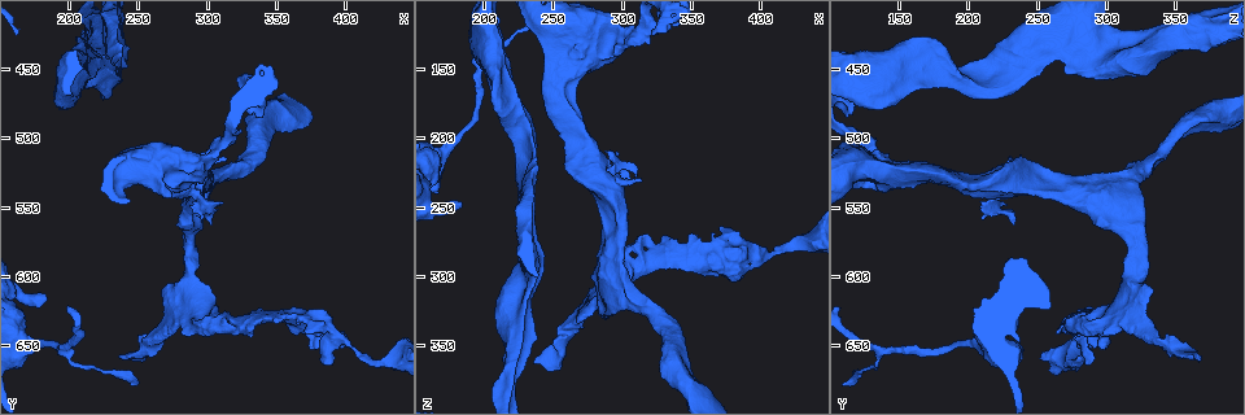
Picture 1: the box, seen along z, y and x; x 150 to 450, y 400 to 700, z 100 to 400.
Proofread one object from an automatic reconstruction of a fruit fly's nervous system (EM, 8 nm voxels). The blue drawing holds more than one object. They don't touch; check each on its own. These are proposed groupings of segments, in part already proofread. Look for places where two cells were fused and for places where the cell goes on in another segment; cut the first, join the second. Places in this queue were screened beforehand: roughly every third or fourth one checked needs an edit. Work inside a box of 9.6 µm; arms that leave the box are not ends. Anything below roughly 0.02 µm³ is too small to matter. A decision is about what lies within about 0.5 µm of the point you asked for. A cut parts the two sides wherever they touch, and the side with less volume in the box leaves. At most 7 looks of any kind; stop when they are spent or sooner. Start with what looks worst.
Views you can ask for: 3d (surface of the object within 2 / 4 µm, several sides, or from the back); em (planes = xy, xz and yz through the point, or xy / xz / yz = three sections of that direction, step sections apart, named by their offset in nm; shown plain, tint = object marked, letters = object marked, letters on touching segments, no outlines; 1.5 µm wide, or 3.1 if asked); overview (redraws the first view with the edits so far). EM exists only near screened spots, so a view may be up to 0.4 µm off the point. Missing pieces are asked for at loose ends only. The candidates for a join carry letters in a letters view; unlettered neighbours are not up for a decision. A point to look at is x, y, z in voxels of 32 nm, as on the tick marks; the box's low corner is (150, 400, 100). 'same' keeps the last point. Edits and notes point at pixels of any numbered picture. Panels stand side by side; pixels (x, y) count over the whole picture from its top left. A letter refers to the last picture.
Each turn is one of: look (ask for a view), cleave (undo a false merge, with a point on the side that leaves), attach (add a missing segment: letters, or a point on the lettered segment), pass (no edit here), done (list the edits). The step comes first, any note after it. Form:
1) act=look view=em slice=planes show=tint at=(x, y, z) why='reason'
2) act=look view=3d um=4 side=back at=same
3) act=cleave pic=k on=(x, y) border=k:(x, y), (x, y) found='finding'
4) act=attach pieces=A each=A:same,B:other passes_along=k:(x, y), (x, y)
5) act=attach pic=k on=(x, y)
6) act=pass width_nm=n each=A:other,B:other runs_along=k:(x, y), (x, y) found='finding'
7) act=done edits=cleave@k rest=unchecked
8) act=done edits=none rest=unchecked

act=look view=3d um=2 at=(238, 658, 362) why='free end'

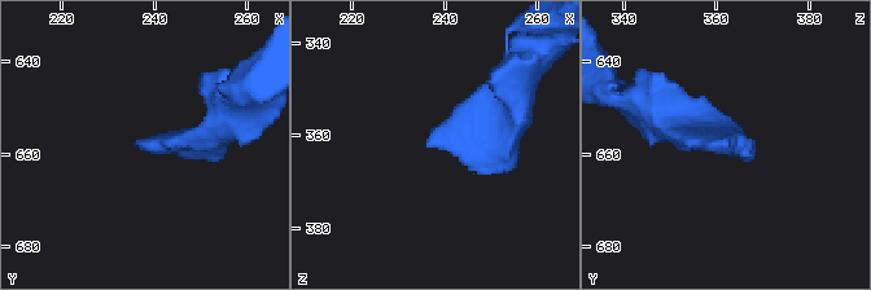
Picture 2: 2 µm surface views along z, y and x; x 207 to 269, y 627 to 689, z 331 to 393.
act=look view=em um=3.1 slice=planes show=letters at=(237, 658, 362)

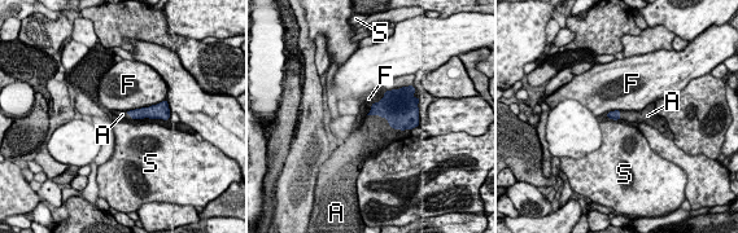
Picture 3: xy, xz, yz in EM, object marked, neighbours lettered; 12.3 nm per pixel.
act=attach pieces=A each=A:same,F:other,S:other passes_along=3:(398, 106), (383, 118), (370, 133) found='it goes on there'

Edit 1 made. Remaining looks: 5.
act=look view=overview why='redraw'

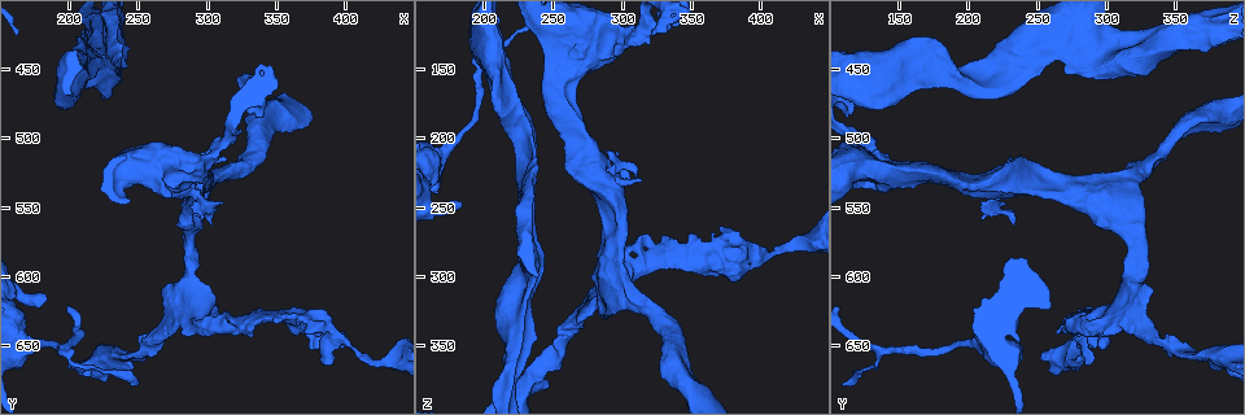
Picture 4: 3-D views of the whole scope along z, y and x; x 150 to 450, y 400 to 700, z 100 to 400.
act=look view=3d um=4 at=(312, 512, 230) why='thick end'

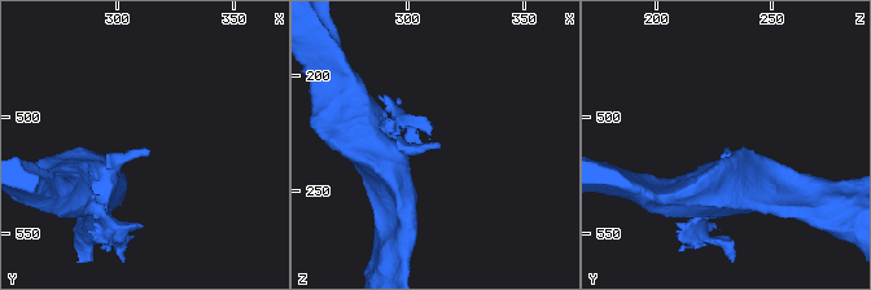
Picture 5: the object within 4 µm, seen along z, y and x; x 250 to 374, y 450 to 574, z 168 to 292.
act=look view=em slice=planes show=letters at=(313, 514, 229) why='shape alone is not enough'

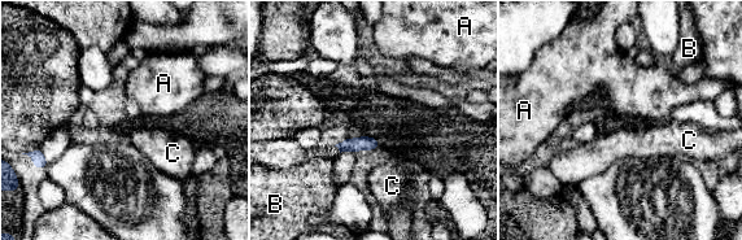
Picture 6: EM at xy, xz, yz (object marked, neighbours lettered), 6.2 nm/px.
act=pass each=A:other,B:other,C:other border=6:(378, 139), (380, 147) found='no lettered segment goes on from it'

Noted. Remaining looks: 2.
act=look view=em um=3.1 slice=xy step=16 show=letters at=(182, 618, 246) why='branch stops here'

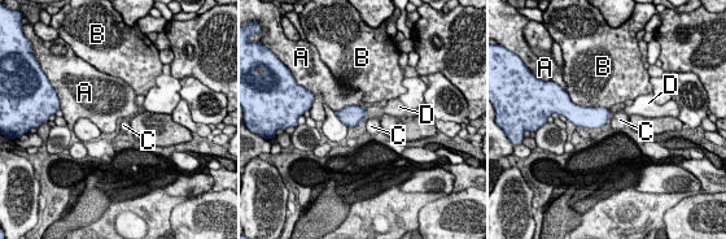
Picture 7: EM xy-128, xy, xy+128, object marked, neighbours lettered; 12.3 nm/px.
act=attach pieces=D each=A:other,B:other,C:other,D:same found='it goes on there'

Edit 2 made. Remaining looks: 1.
act=done edits=attach@3,attach@7 rest=unchecked

